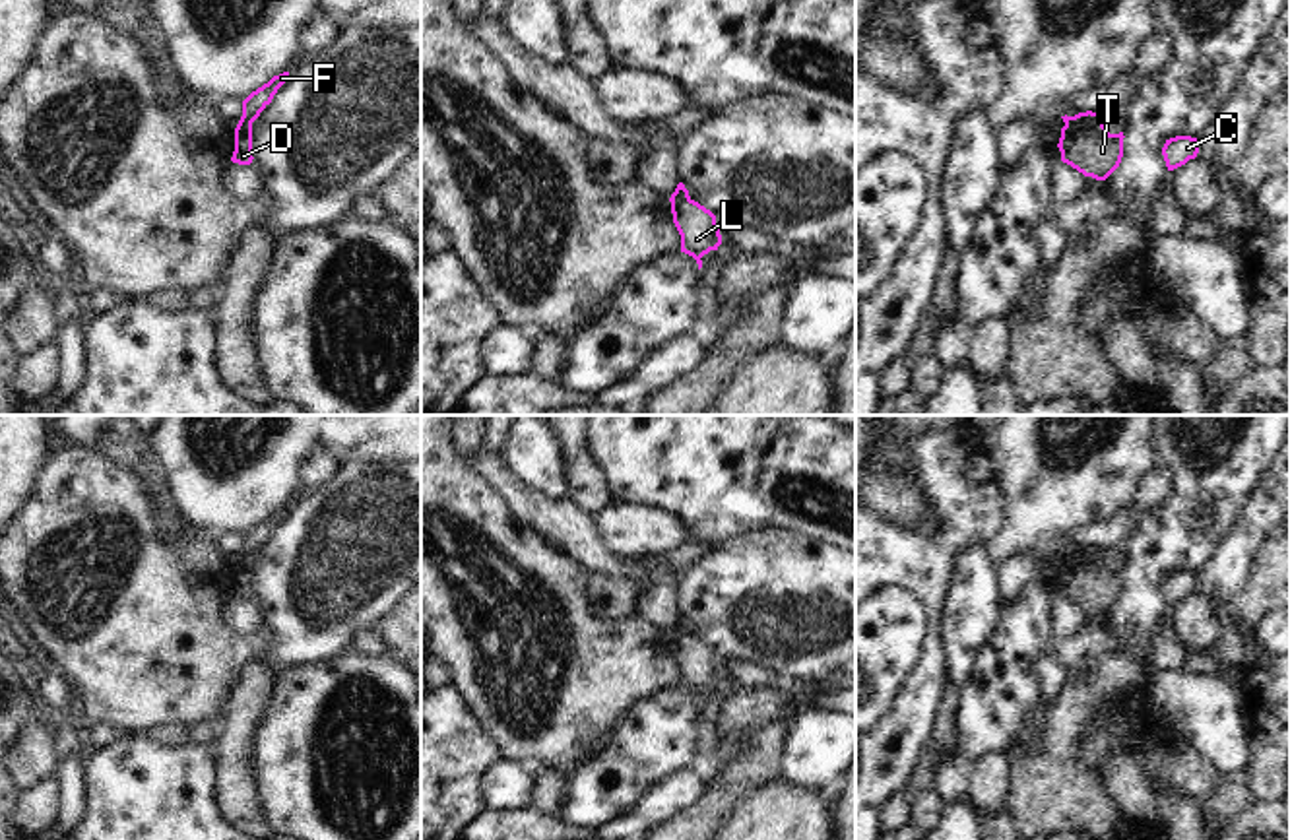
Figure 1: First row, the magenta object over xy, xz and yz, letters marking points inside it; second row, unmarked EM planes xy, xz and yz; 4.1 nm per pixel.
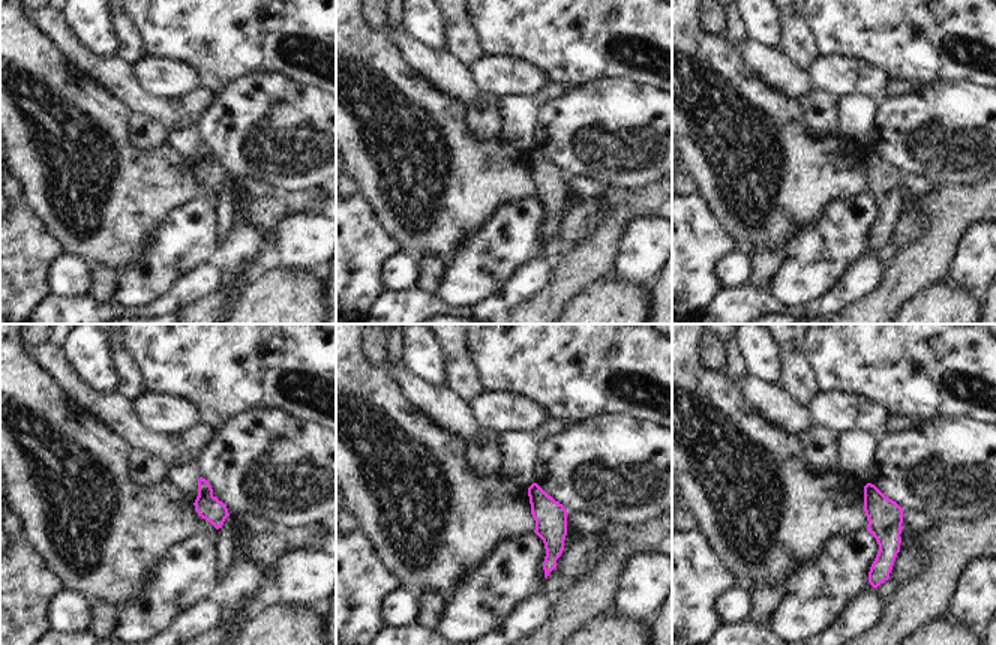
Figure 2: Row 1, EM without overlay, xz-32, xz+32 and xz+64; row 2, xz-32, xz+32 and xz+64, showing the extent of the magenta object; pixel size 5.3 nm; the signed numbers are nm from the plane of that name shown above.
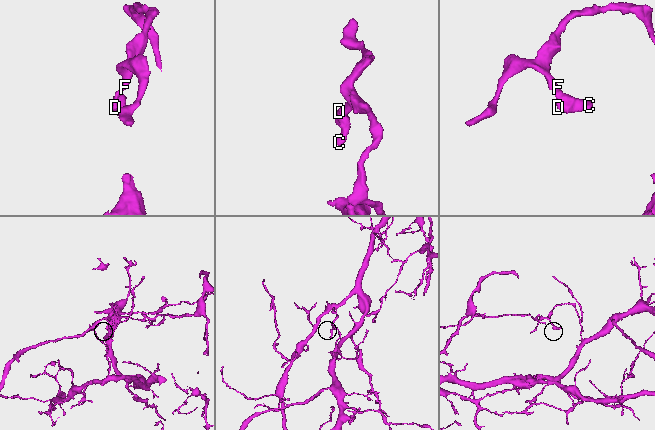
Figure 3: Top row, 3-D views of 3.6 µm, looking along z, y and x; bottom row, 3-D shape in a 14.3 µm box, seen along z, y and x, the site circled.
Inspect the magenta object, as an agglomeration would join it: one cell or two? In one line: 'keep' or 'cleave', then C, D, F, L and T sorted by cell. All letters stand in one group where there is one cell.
cleave; C D L T / F

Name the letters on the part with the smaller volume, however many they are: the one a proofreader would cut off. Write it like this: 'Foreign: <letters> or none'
Foreign: C, D, L, T

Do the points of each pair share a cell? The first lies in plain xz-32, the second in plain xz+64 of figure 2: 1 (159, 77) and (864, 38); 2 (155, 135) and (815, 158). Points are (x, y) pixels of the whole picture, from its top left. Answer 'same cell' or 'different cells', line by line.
1: different cells
2: different cells

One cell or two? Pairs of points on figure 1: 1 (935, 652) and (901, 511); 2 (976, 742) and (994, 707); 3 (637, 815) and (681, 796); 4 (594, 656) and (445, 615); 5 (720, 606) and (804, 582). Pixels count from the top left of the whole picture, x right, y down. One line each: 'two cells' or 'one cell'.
1: two cells
2: one cell
3: one cell
4: one cell
5: one cell

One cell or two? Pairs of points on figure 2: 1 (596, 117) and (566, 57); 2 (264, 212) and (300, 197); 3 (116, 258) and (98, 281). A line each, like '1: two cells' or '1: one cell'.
1: two cells
2: one cell
3: two cells

